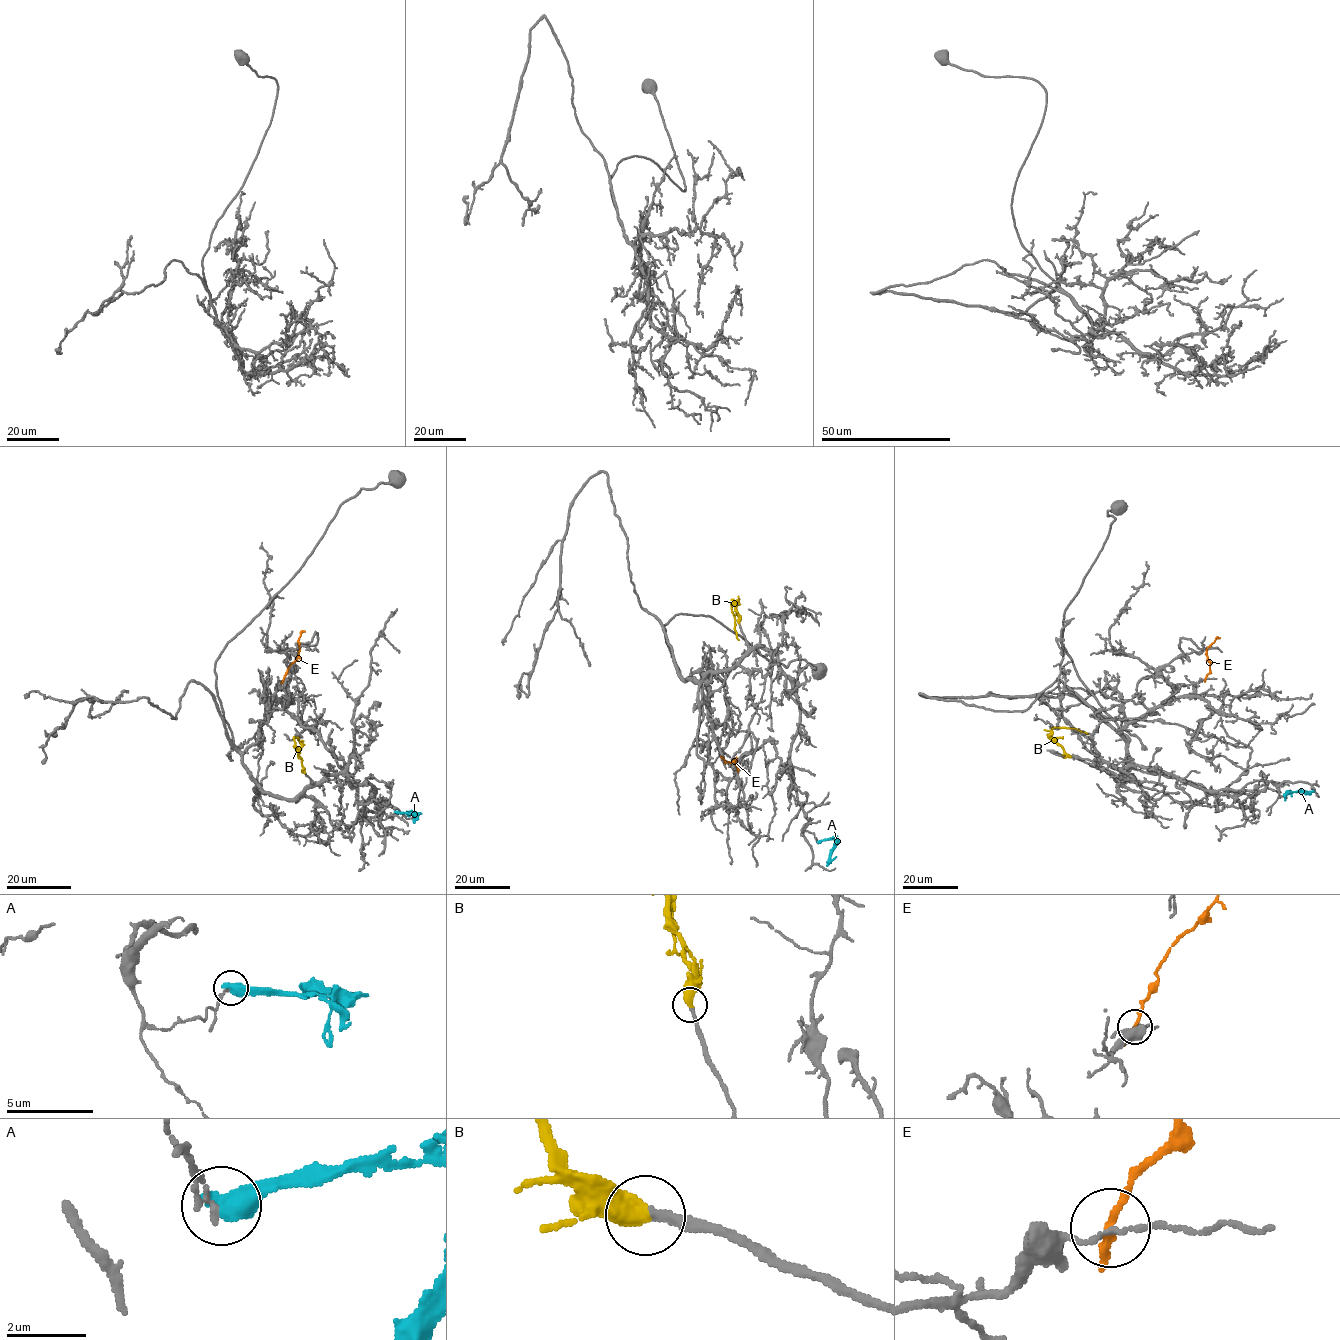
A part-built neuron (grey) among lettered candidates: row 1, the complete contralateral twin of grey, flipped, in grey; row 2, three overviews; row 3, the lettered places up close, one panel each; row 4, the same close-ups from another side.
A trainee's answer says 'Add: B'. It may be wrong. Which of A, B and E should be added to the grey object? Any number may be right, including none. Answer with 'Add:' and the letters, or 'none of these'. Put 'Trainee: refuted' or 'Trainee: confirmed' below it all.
Add: B
Trainee: confirmed

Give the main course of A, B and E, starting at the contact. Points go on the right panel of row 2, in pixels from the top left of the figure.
A: (1290, 791), (1286, 792), (1304, 793)
B: (1071, 756), (1054, 741), (1051, 730), (1060, 727), (1088, 734)
E: (1205, 678), (1211, 663), (1206, 649), (1217, 636)

